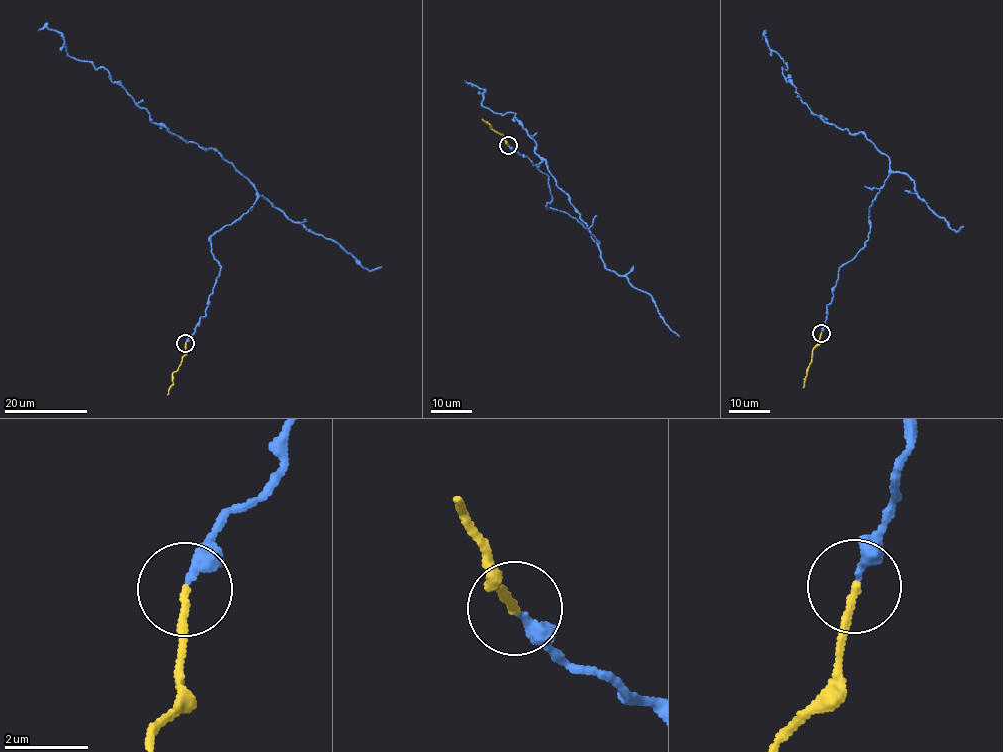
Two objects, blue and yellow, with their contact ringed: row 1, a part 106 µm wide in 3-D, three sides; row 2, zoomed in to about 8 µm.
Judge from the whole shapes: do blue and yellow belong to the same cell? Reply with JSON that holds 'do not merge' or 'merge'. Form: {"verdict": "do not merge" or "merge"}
{"verdict": "merge"}

